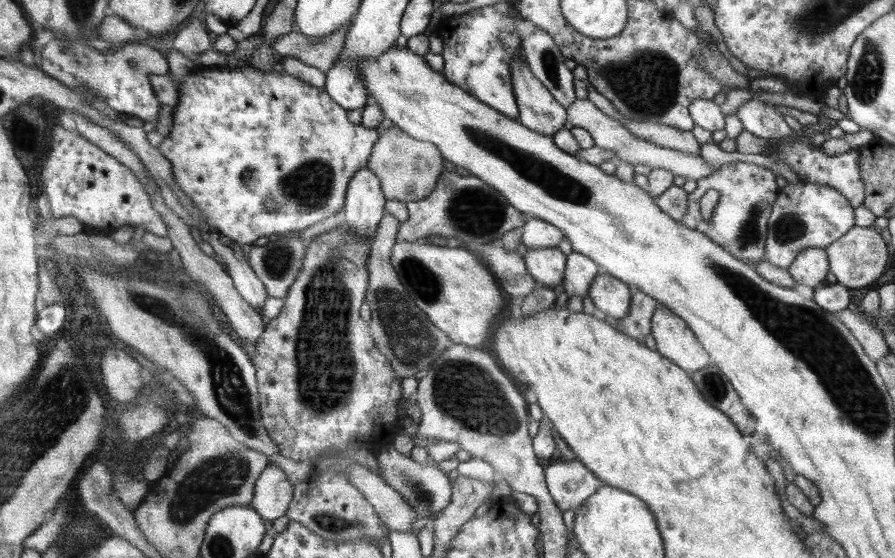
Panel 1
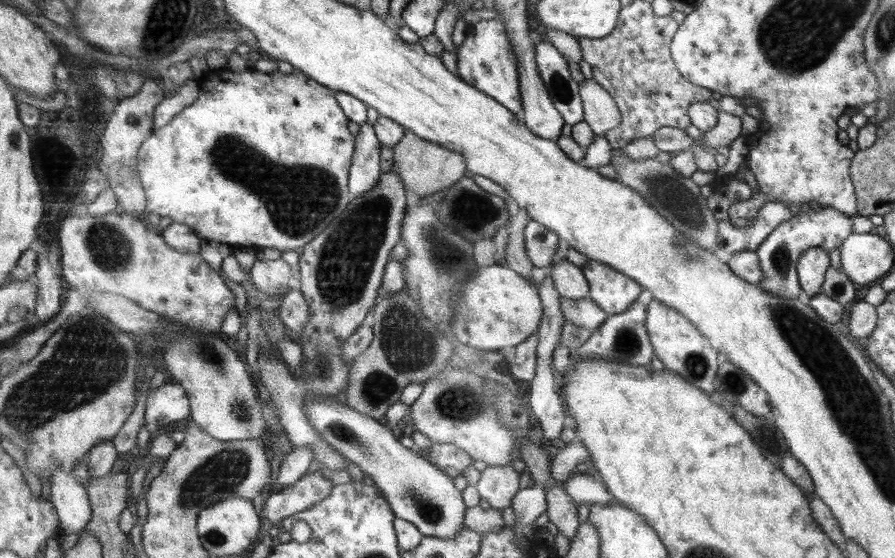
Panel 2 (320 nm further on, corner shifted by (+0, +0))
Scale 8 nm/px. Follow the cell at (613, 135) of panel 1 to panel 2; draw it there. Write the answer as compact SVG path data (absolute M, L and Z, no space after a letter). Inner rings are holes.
M584 79L579 85L579 95L583 102L583 121L589 124L595 135L603 136L612 128L621 123L621 112L614 102L612 96L608 94L594 79Z

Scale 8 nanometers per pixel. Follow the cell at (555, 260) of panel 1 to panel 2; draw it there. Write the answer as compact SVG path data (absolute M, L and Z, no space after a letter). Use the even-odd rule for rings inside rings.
M562 257L553 262L549 271L552 284L559 296L570 300L588 298L589 284L581 272L581 267L576 267Z

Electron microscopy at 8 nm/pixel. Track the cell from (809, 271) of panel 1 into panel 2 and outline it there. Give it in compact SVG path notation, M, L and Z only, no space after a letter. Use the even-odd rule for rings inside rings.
M824 249L804 250L797 263L797 276L801 289L811 297L821 293L826 272L830 266L829 254Z

